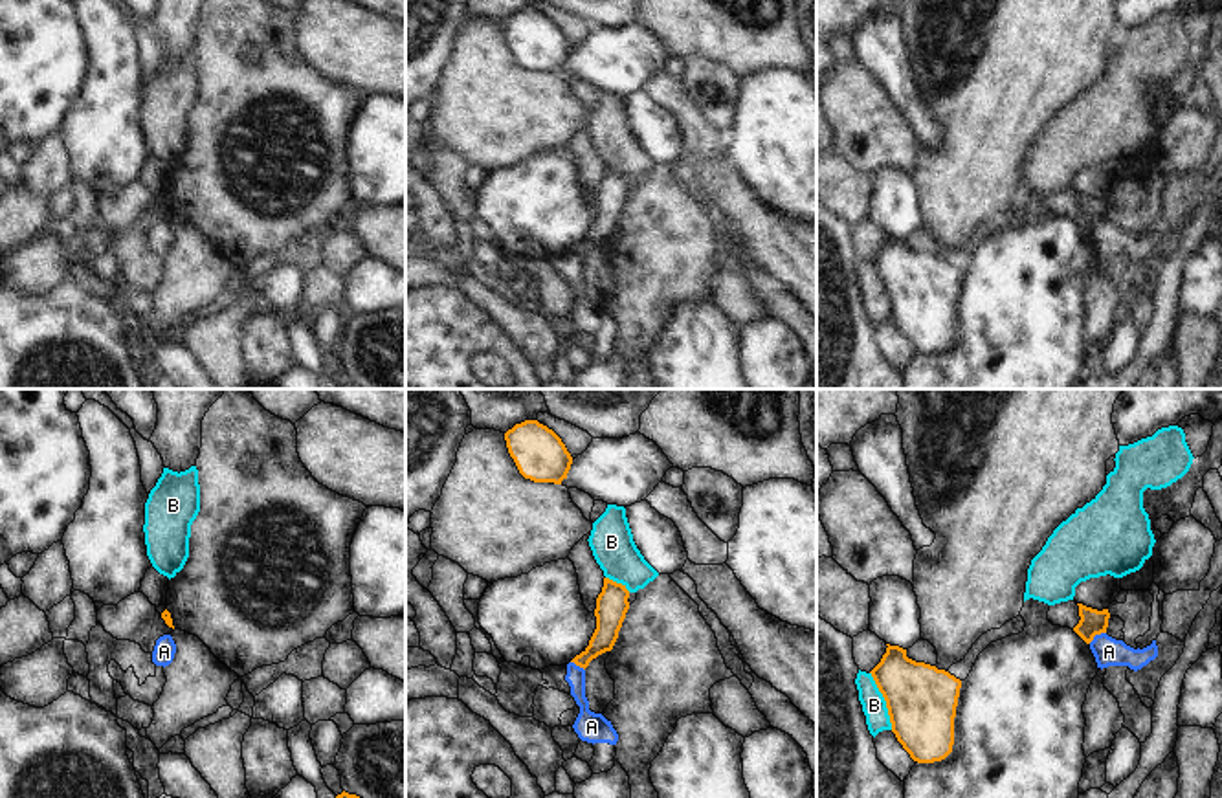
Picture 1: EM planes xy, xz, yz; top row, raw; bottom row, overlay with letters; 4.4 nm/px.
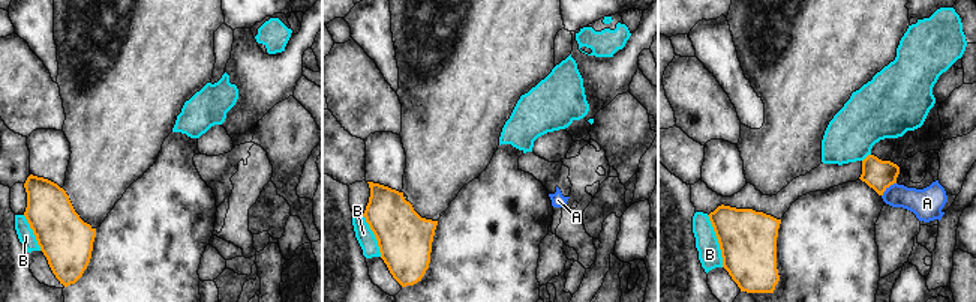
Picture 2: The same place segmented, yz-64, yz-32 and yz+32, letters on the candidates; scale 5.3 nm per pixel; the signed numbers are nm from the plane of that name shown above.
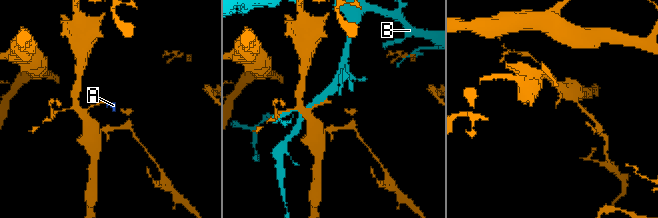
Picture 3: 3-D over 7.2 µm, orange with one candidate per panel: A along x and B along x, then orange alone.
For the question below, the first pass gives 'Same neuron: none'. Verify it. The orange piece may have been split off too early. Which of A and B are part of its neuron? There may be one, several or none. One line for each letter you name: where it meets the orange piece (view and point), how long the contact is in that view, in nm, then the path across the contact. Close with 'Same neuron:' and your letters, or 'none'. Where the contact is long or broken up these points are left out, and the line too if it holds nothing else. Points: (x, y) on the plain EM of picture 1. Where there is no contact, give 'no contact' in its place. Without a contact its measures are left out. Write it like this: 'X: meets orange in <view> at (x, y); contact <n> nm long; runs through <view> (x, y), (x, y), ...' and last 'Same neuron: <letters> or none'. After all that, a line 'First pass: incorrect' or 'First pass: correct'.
Same neuron: none
First pass: correct

